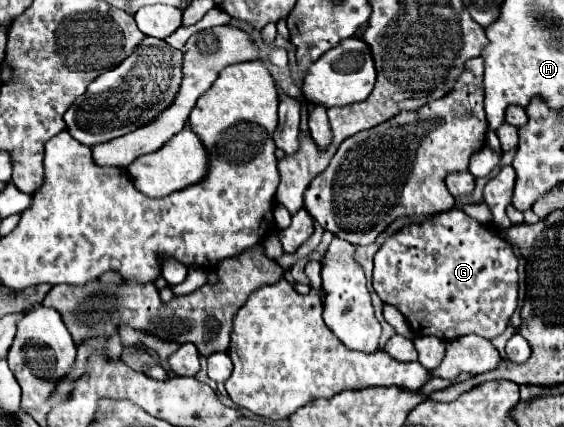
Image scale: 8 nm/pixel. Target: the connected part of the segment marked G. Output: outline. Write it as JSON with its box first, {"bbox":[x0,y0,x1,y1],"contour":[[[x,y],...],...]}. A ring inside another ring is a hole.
{"bbox":[373,210,517,342],"contour":[[[449,210],[433,220],[401,228],[375,254],[373,290],[385,304],[395,306],[407,318],[415,336],[437,336],[447,342],[459,336],[479,334],[493,340],[505,330],[517,308],[517,288],[517,258],[511,244],[499,236],[497,228],[479,224],[463,210]]]}

